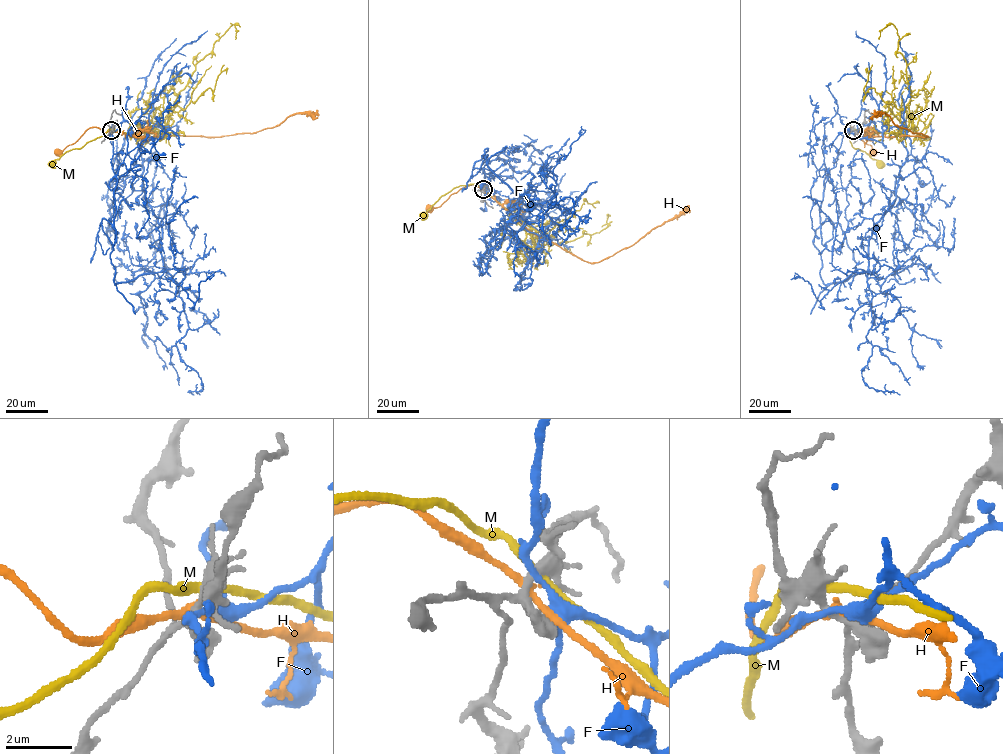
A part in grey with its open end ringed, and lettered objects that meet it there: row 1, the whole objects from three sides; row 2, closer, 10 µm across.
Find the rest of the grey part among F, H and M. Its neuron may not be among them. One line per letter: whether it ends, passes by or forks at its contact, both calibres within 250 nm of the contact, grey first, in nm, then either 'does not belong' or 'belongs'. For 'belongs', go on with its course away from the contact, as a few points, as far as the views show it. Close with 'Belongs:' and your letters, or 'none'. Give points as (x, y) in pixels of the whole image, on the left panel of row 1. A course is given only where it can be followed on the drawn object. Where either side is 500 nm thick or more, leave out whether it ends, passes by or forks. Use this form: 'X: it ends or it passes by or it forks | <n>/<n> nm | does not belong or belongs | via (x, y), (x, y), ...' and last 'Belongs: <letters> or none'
F: it passes by | 240/200 nm | does not belong
H: it passes by | 220/240 nm | does not belong
M: it passes by | 380/220 nm | does not belong
Belongs: none

